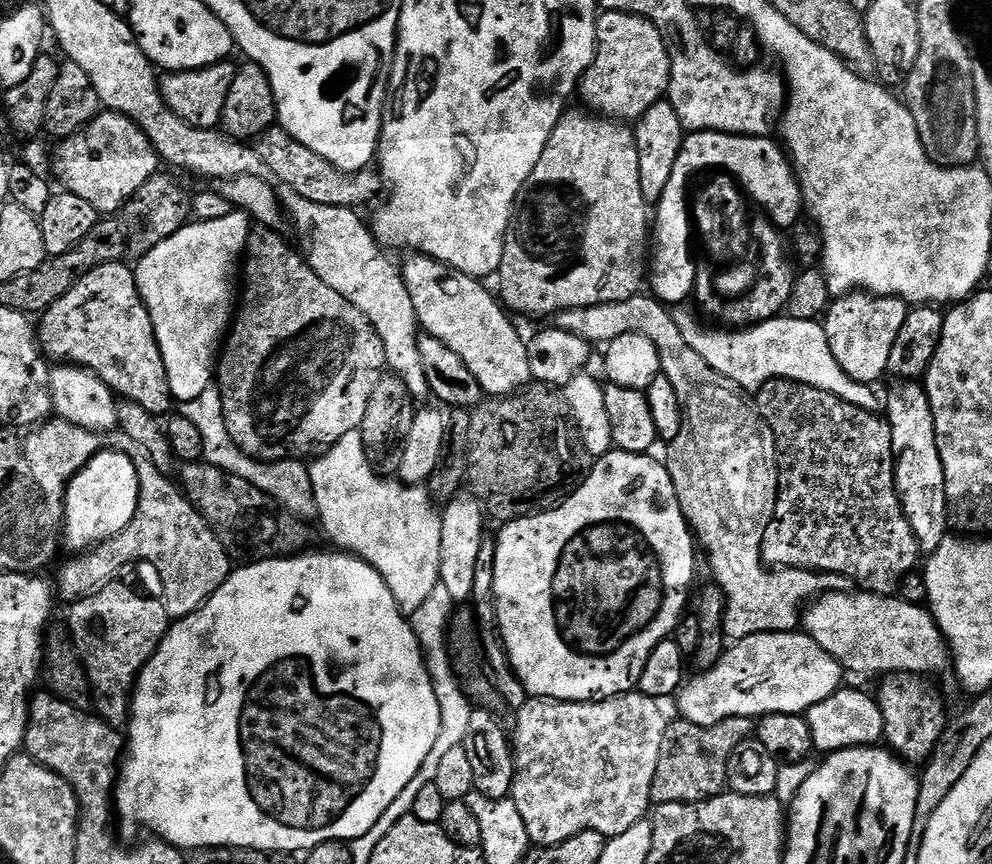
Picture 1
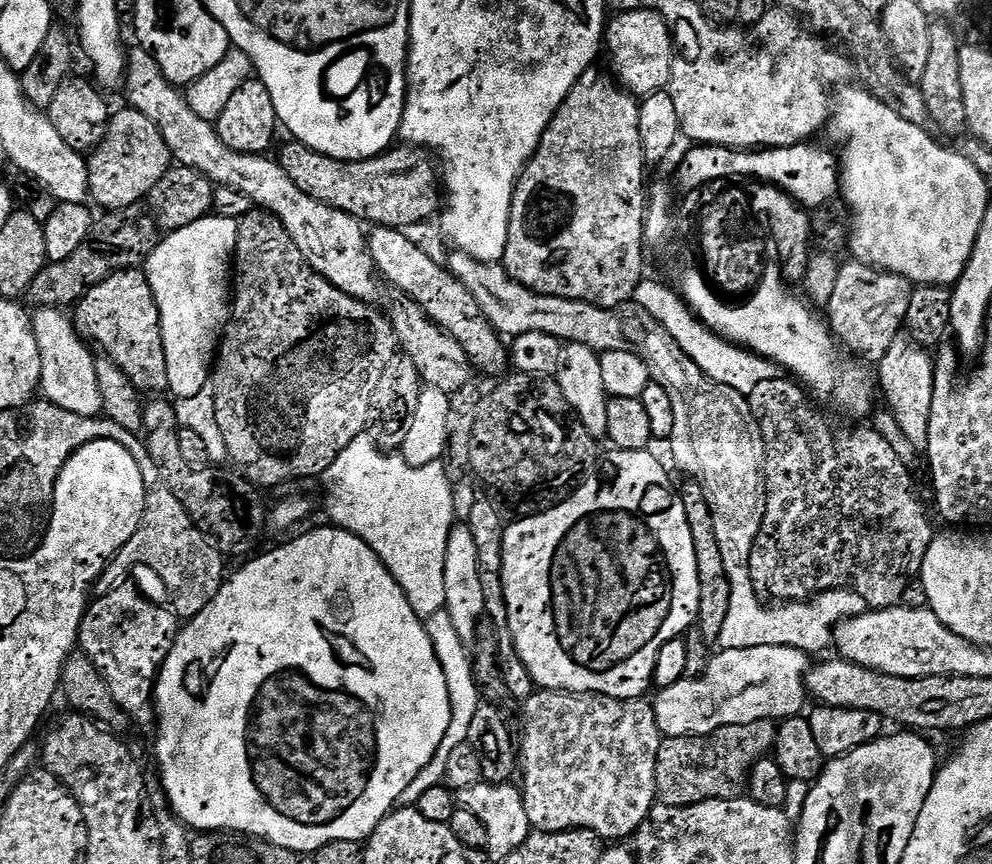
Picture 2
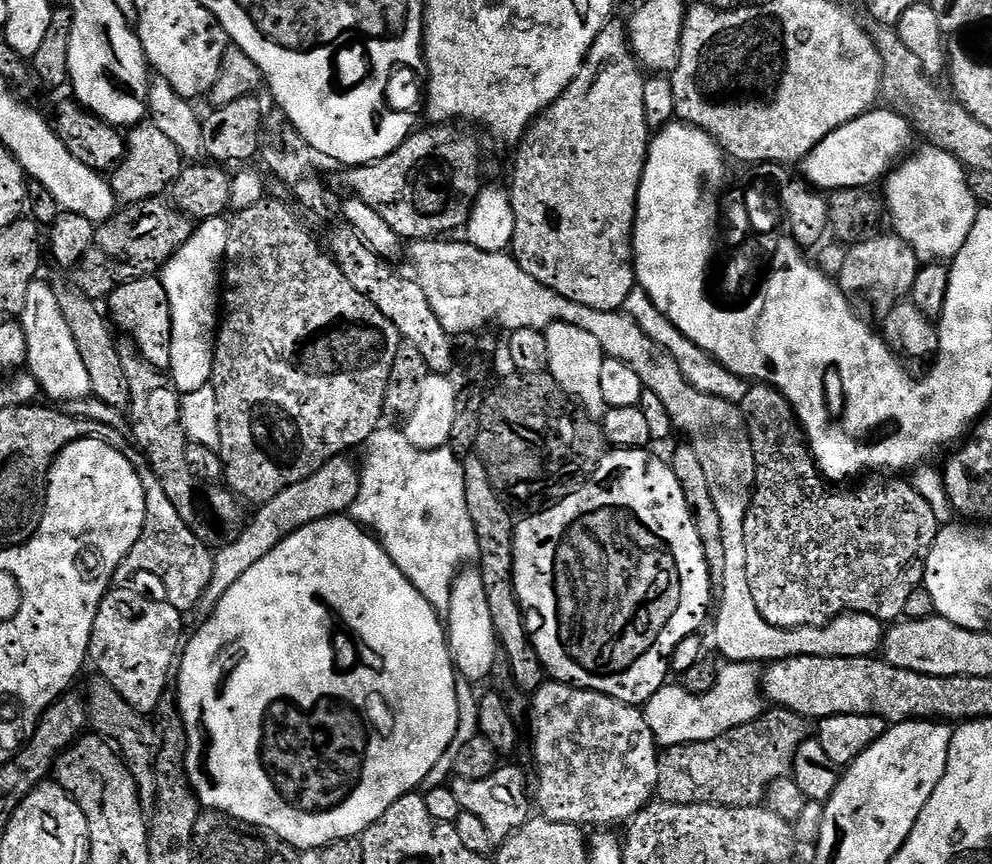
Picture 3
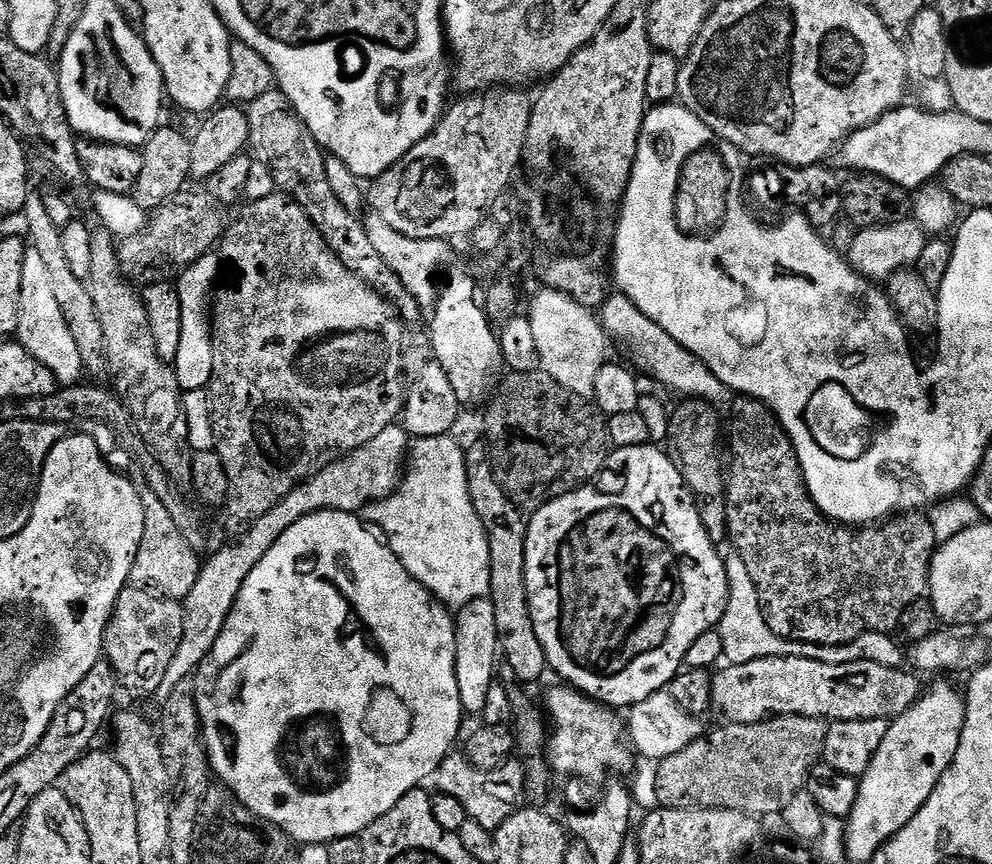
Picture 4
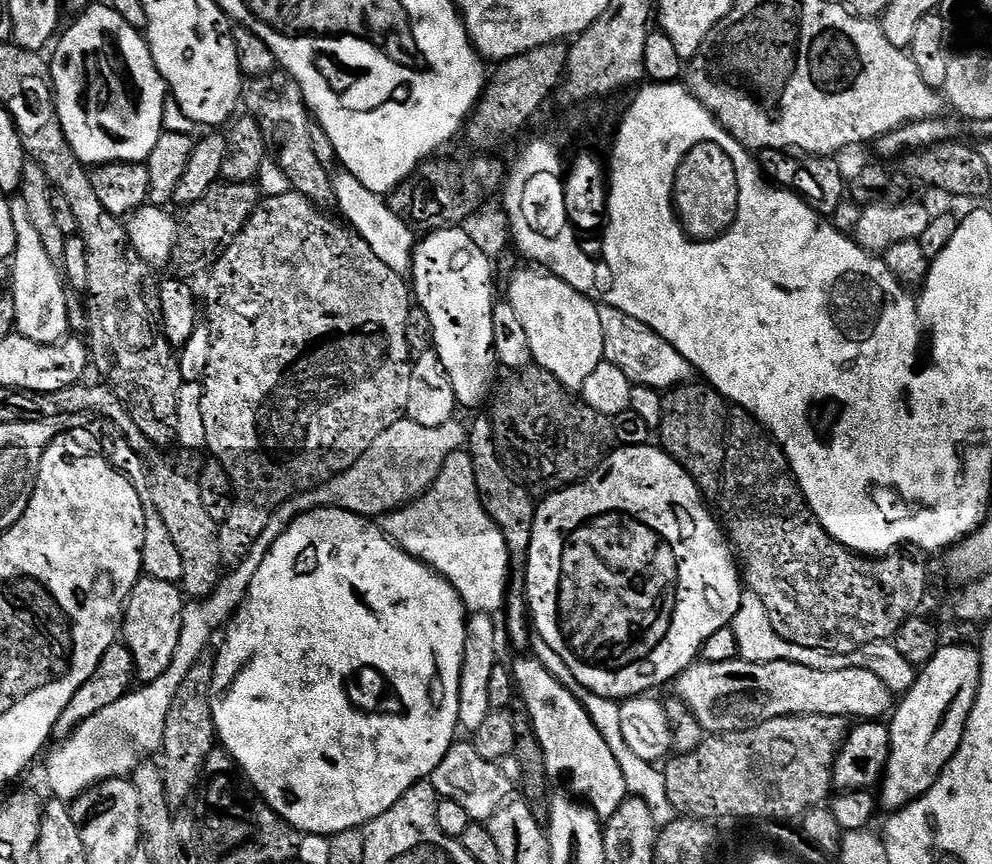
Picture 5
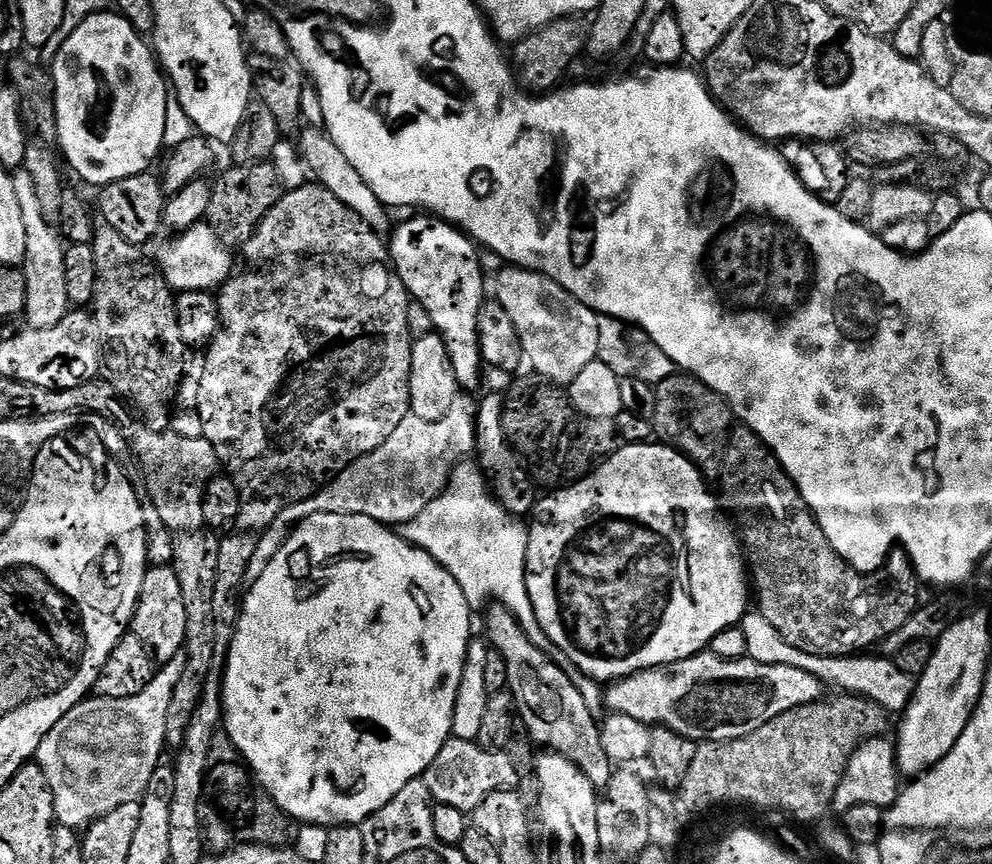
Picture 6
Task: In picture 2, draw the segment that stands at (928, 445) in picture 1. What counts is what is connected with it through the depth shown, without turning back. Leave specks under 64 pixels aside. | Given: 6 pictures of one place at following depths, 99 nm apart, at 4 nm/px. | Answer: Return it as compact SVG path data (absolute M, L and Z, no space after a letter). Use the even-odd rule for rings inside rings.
M901 334L894 338L894 342L890 342L890 350L886 350L886 354L880 359L878 371L880 371L879 391L880 388L884 391L884 400L888 403L885 404L887 411L896 416L896 421L902 430L904 439L910 441L917 450L927 449L928 419L934 402L934 378L936 377L933 353L925 345L914 342L911 336Z

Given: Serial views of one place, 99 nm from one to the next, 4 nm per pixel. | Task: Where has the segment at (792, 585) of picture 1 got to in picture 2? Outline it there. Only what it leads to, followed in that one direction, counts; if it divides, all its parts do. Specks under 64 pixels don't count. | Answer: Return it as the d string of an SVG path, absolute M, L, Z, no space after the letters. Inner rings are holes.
M453 251L452 257L446 260L448 271L456 275L456 280L474 294L480 312L488 319L504 338L515 338L522 334L550 334L556 340L569 344L581 344L594 349L598 354L610 350L626 350L638 354L647 366L651 383L662 386L670 396L674 409L674 433L668 441L668 447L677 468L689 479L696 480L708 499L710 514L714 518L714 534L722 546L726 562L726 574L730 578L730 614L726 614L726 626L722 626L718 644L721 649L746 650L750 646L790 646L809 654L820 652L823 648L831 649L834 644L836 625L842 620L849 620L869 611L866 598L862 598L849 588L836 588L833 592L819 593L807 602L788 602L783 606L768 606L765 612L757 616L748 616L748 604L756 608L762 604L761 597L756 595L750 578L750 554L754 542L760 536L760 527L766 514L767 492L764 491L764 439L760 421L748 405L747 396L729 388L716 388L712 394L706 392L694 395L684 412L684 374L682 370L691 369L692 363L666 328L652 314L642 310L635 302L620 305L619 308L599 308L581 300L567 300L557 296L543 296L512 280L510 274L499 263L482 264L470 258L464 252Z

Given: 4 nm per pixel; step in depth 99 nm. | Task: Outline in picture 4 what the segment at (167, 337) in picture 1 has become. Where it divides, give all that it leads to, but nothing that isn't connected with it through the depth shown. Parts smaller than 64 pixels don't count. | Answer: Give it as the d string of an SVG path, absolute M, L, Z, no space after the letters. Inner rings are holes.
M211 251L198 258L178 277L178 291L182 306L182 343L178 346L174 367L181 393L184 394L193 394L200 389L207 389L212 382L214 350L212 349L210 297L213 295L214 285L221 272L222 261L215 251Z

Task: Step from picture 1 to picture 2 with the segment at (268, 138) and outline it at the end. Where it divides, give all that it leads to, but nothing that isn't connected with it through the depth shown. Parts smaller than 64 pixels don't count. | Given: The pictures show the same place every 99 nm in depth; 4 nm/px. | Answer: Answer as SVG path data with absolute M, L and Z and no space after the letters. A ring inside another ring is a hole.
M288 143L292 144L286 145L278 153L278 159L286 170L290 182L294 182L294 186L298 186L298 190L302 190L302 194L310 194L310 198L355 216L361 222L381 228L412 230L415 224L430 219L432 215L435 217L441 211L442 184L438 179L438 168L433 157L423 147L396 146L381 155L372 156L369 160L339 160L330 158L305 144Z

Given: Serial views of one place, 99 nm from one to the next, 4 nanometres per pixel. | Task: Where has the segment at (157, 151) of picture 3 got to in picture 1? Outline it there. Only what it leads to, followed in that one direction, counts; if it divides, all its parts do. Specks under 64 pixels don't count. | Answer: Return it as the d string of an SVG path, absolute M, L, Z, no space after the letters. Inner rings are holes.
M101 111L83 132L63 137L54 148L54 172L61 180L63 191L86 198L101 214L116 214L131 200L132 195L152 176L161 171L162 161L150 138L130 118L117 112Z

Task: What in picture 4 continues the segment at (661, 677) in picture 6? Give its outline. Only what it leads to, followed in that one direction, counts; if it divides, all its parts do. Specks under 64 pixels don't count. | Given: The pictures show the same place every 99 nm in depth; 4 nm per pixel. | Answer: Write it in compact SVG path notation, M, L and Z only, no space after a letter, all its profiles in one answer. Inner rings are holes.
M771 656L725 669L712 677L712 703L724 711L725 721L734 724L757 724L773 716L809 716L829 722L878 718L891 722L906 714L922 695L919 675L865 660L827 664L814 658Z

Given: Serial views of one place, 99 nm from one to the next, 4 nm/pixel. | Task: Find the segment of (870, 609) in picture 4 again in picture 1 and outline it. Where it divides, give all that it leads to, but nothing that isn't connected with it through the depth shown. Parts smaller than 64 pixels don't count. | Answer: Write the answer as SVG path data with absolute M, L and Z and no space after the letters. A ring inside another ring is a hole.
M771 380L768 384L765 384L763 388L759 389L755 393L754 403L757 408L760 409L761 416L764 417L764 420L768 425L772 427L772 433L776 435L776 443L778 445L779 455L782 457L782 471L780 473L780 483L782 485L780 493L778 494L778 498L776 499L776 513L774 514L774 518L770 522L770 526L768 527L768 534L764 537L764 546L762 549L762 559L765 565L768 566L779 566L784 570L807 570L810 572L819 572L821 574L827 574L829 572L833 572L834 574L838 574L839 576L845 576L846 578L850 578L852 580L853 585L859 586L865 592L871 592L873 596L896 596L900 590L900 583L902 582L902 578L906 578L906 574L910 571L913 571L917 567L916 563L919 560L922 560L922 553L920 551L920 547L918 546L918 538L914 538L914 530L910 526L910 522L906 518L906 514L904 513L904 505L902 503L901 493L896 490L896 456L894 455L894 449L892 447L892 437L891 435L885 434L889 431L890 425L885 419L883 415L877 414L876 412L867 412L864 408L859 408L858 406L854 406L850 402L846 402L842 398L838 398L834 394L830 394L826 390L818 390L814 386L810 386L809 384L799 384L798 382L794 382L793 380ZM804 516L804 520L808 524L812 524L812 529L809 532L800 532L800 519Z

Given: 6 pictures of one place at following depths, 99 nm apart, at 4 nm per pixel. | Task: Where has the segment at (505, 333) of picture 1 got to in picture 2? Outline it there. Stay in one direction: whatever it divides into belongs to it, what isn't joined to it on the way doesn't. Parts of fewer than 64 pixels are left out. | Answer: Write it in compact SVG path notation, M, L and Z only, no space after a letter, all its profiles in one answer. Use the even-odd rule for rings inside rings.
M373 227L367 233L368 249L372 260L376 263L377 273L384 276L392 284L397 284L403 295L409 296L422 310L432 323L444 332L449 332L466 350L468 360L473 369L484 372L500 372L509 367L510 352L505 341L494 325L480 312L478 302L474 302L474 294L456 280L456 275L448 271L443 263L440 264L428 252L423 252L414 241L408 240L409 233L399 228Z

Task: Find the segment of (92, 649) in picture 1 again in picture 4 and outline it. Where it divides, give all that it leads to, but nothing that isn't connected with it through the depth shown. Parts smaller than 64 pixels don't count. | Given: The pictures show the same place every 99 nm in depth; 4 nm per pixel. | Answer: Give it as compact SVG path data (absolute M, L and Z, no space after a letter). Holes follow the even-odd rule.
M129 586L118 594L112 616L104 631L104 650L108 664L114 670L116 683L132 696L155 697L162 686L162 678L166 678L166 670L170 670L170 662L174 654L178 654L178 642L182 642L183 603L167 599L144 586Z

